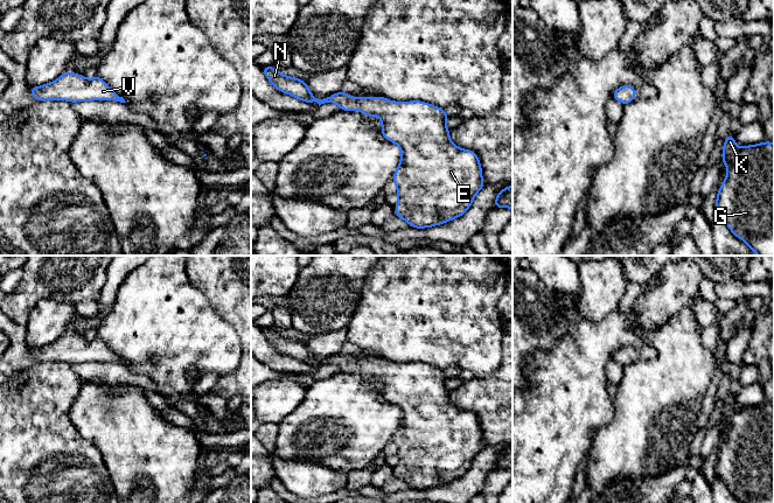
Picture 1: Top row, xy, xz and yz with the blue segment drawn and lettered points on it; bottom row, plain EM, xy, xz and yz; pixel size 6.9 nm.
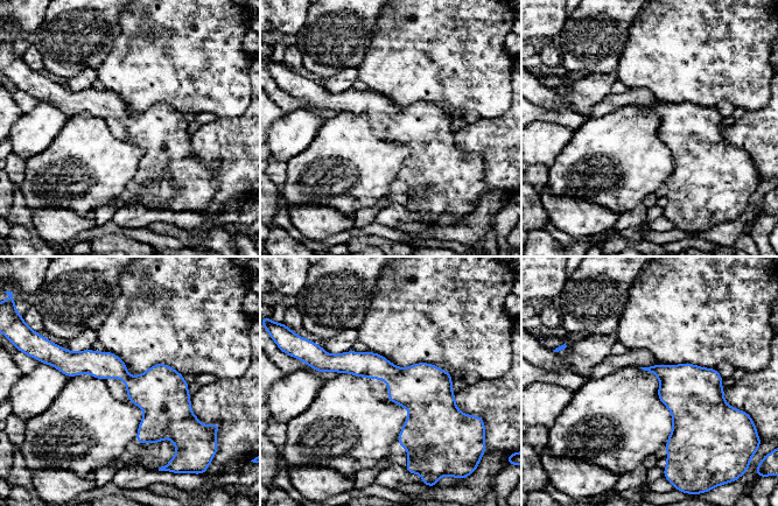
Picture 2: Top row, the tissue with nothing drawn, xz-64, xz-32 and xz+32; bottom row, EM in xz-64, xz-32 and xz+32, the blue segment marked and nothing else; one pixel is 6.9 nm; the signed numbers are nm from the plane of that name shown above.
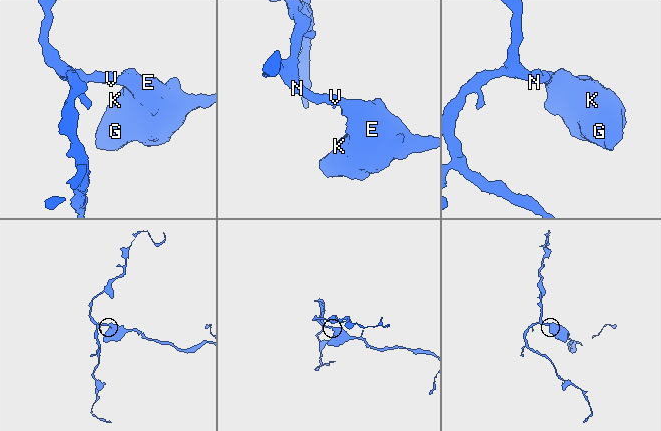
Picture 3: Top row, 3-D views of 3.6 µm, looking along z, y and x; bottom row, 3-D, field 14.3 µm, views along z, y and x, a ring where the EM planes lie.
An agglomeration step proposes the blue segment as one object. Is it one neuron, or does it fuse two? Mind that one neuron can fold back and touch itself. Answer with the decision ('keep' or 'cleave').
keep

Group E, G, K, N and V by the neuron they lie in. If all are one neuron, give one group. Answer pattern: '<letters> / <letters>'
E G K N V

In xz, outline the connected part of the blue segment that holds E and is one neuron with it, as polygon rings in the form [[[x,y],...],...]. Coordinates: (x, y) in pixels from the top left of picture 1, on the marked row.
[[[273,65],[262,67],[270,83],[279,91],[305,103],[335,103],[342,111],[361,110],[363,116],[377,116],[382,120],[382,137],[402,148],[399,167],[392,182],[398,187],[396,216],[406,221],[411,228],[424,229],[447,223],[462,216],[472,205],[475,195],[486,186],[477,154],[456,147],[449,139],[446,127],[448,116],[439,106],[426,102],[391,102],[382,96],[354,98],[342,91],[325,99],[312,96],[305,81],[280,74]]]

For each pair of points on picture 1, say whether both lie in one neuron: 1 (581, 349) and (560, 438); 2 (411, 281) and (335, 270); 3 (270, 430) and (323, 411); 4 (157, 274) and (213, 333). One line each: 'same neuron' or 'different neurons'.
1: same neuron
2: different neurons
3: different neurons
4: same neuron

